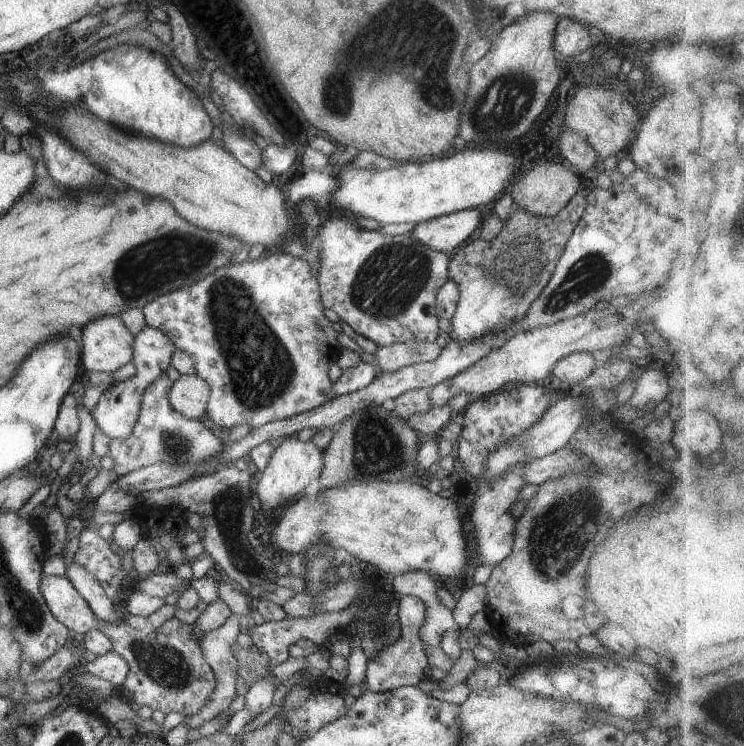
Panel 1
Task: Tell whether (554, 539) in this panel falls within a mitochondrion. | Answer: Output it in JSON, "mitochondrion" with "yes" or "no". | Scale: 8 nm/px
{"mitochondrion":"yes"}

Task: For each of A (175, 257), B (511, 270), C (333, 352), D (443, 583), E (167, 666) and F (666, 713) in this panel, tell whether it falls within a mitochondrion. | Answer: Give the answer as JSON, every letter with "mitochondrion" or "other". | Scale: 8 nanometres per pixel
{"A":"mitochondrion","B":"mitochondrion","C":"other","D":"other","E":"mitochondrion","F":"other"}

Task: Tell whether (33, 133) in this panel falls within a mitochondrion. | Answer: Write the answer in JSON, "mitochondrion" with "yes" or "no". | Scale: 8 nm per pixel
{"mitochondrion":"no"}

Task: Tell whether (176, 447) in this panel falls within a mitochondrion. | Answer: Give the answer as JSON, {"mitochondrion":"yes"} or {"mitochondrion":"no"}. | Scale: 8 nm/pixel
{"mitochondrion":"yes"}

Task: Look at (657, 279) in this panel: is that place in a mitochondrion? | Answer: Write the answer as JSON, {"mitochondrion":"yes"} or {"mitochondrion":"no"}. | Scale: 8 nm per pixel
{"mitochondrion":"no"}

